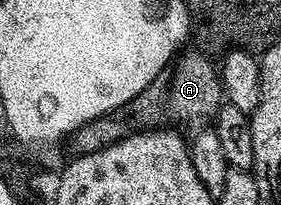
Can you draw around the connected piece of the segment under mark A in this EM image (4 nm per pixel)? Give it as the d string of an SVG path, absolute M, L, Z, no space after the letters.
M183 49L165 70L161 70L156 76L156 80L152 80L152 84L148 84L148 88L144 88L144 92L140 92L131 102L124 104L119 110L113 110L110 114L100 116L96 121L88 123L77 131L77 153L91 154L97 150L103 150L116 144L122 138L127 138L130 134L137 134L139 130L156 130L166 127L183 128L182 126L188 125L189 122L198 122L194 124L209 123L217 115L218 108L223 105L223 102L222 83L215 63L213 66L198 50Z

